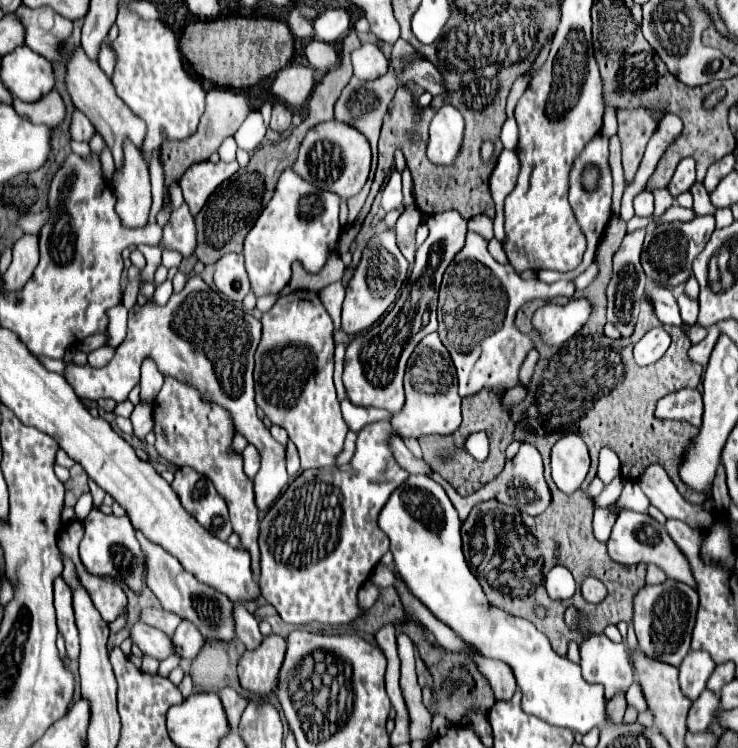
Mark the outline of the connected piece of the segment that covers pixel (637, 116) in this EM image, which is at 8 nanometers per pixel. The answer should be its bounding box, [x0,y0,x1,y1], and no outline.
[618,106,660,184]

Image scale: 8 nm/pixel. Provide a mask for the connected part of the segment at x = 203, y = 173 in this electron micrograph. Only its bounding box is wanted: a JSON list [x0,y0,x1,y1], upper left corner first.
[180,162,238,214]

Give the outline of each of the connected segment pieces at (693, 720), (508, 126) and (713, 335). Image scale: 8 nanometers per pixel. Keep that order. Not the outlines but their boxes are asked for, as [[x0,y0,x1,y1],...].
[[688,690,720,732],[502,118,518,150],[688,326,720,366]]

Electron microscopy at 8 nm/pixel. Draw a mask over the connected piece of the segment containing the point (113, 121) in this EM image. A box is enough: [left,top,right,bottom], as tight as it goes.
[66,48,146,168]

